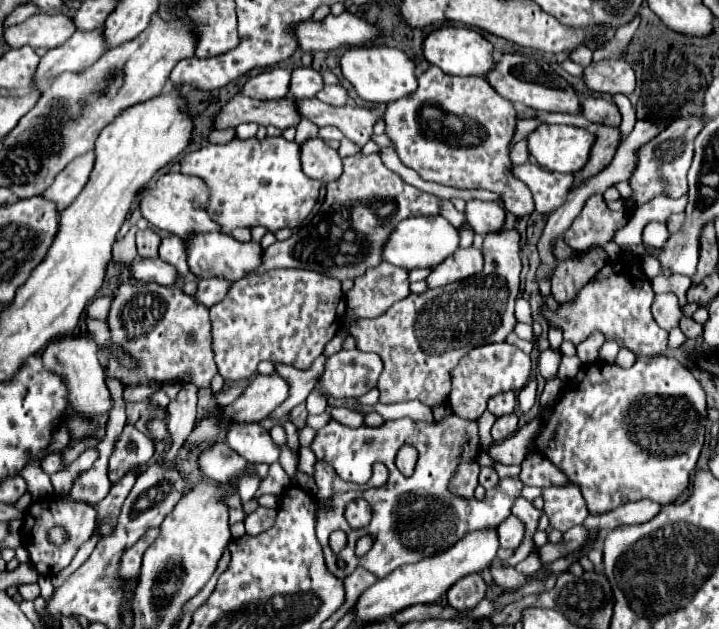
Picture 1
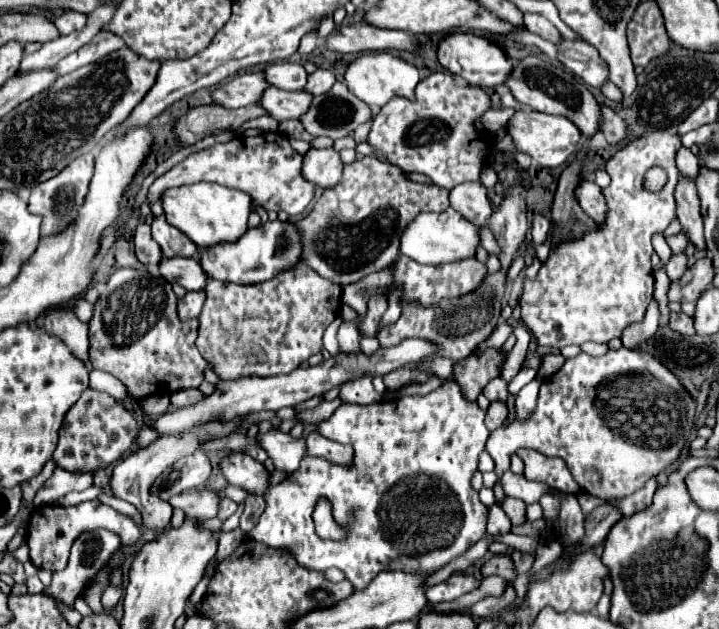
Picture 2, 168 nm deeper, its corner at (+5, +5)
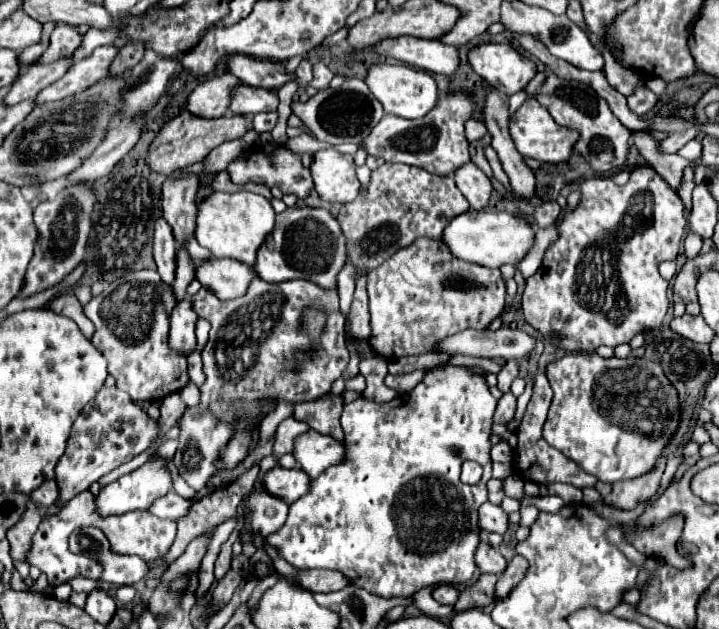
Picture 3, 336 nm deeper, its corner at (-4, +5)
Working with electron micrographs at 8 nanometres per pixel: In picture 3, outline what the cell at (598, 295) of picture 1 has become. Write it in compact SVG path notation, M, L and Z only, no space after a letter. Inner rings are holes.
M638 165L632 169L630 173L630 179L626 185L619 186L611 178L592 177L592 179L586 179L582 181L580 185L580 193L582 193L582 201L580 205L568 213L560 225L560 239L550 245L546 249L546 255L544 255L544 261L540 265L540 269L526 279L526 289L522 293L522 311L524 311L524 317L526 321L542 333L542 337L558 347L558 349L564 349L564 351L588 351L592 353L596 347L600 345L608 345L608 347L616 347L620 343L628 343L636 333L640 333L642 329L646 327L660 327L662 325L662 319L668 311L668 297L666 297L666 291L668 291L668 281L662 279L662 275L658 273L658 265L666 259L676 259L678 255L678 249L680 249L680 241L684 239L684 233L686 233L686 219L684 219L684 207L682 207L682 201L678 197L676 191L670 189L670 185L666 185L666 181L656 173L654 167L650 165Z

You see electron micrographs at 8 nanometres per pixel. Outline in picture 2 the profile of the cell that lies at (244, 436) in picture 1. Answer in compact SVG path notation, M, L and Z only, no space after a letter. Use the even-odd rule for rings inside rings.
M307 427L301 439L295 439L289 433L271 429L269 433L261 437L261 447L269 453L277 471L285 471L287 475L291 475L293 471L299 469L301 459L307 455L305 453L305 435L307 435Z

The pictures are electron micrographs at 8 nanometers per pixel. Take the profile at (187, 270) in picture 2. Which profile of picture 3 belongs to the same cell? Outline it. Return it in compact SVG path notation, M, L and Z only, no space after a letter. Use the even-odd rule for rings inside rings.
M210 257L208 261L196 265L196 279L218 299L234 299L246 293L246 287L254 279L254 273L248 265L242 265L238 261Z

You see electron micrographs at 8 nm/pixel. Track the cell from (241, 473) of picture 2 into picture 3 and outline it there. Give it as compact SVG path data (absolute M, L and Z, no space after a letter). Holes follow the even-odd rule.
M276 465L264 475L262 485L270 495L282 497L286 503L292 503L302 497L302 493L306 493L308 481L310 479L300 469L284 469Z

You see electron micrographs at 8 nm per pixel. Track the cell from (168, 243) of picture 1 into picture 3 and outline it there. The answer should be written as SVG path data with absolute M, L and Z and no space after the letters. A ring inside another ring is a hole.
M180 171L172 173L162 185L162 209L164 219L172 227L176 247L186 249L194 263L206 261L210 251L198 245L194 237L194 201L198 191L196 177L184 177Z

